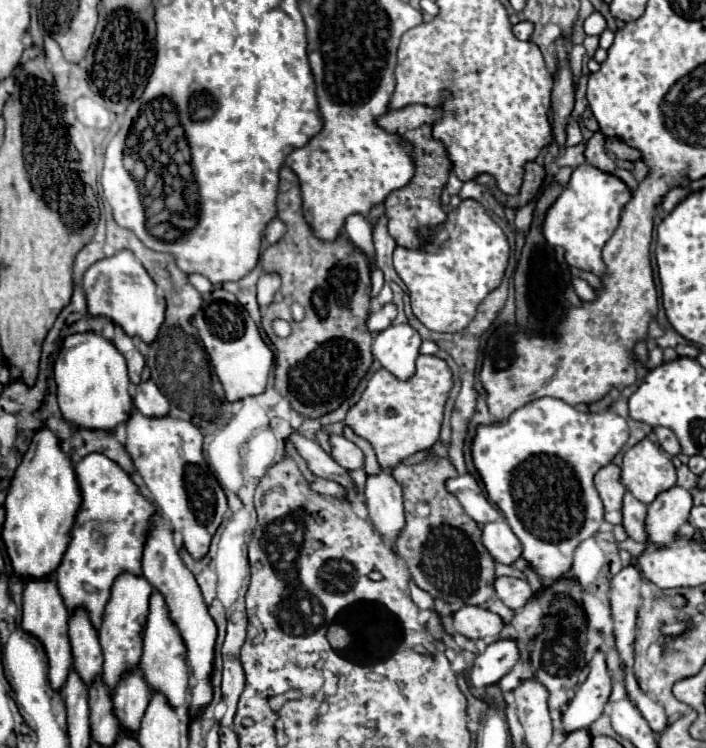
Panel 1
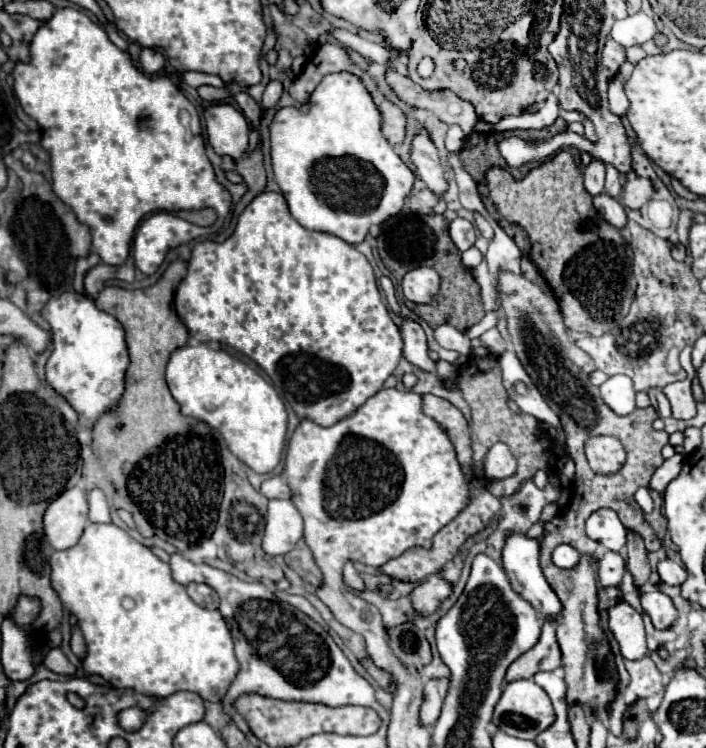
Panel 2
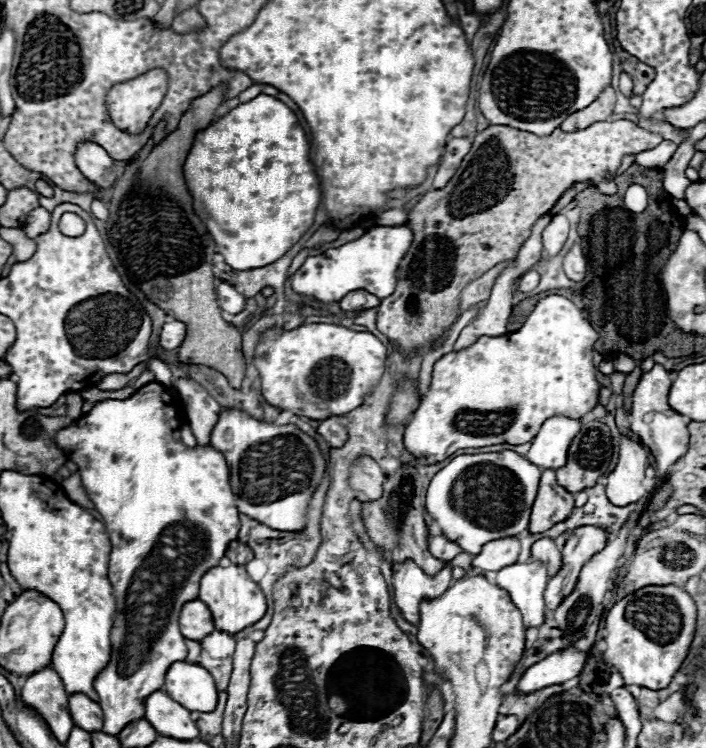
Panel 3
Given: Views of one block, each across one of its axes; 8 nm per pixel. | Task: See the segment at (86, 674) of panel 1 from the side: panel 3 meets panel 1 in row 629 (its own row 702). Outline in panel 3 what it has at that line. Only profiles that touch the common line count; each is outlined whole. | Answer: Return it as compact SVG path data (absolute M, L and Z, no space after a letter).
M72 694L68 700L68 708L72 714L72 720L78 728L84 728L86 732L100 732L104 714L96 702L92 702L84 694Z

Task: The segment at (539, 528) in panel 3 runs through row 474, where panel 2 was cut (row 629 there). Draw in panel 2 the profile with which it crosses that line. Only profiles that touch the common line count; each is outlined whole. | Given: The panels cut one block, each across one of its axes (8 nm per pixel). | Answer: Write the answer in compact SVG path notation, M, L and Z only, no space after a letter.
M544 622L540 640L532 650L522 654L518 660L514 660L506 672L506 682L518 680L518 678L532 678L540 670L556 670L562 666L562 654L560 646L556 642L556 624Z

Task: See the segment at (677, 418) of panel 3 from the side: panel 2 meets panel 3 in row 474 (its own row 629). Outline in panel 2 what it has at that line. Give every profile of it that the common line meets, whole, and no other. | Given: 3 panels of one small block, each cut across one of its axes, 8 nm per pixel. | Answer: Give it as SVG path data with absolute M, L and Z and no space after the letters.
M648 588L646 594L640 598L640 604L642 604L642 610L648 612L648 616L652 618L654 628L658 628L658 630L670 628L674 624L674 620L678 618L678 612L676 612L672 600L656 588Z

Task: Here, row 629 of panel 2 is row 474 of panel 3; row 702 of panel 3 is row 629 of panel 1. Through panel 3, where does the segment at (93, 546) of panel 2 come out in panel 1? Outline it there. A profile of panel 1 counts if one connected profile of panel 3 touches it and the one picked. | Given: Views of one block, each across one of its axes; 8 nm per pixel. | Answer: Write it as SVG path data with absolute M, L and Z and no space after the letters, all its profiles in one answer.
M122 572L112 584L112 598L104 612L104 622L100 628L100 644L104 652L102 678L110 690L114 690L122 672L134 668L142 656L142 636L148 618L148 600L152 594L152 584L144 576Z

